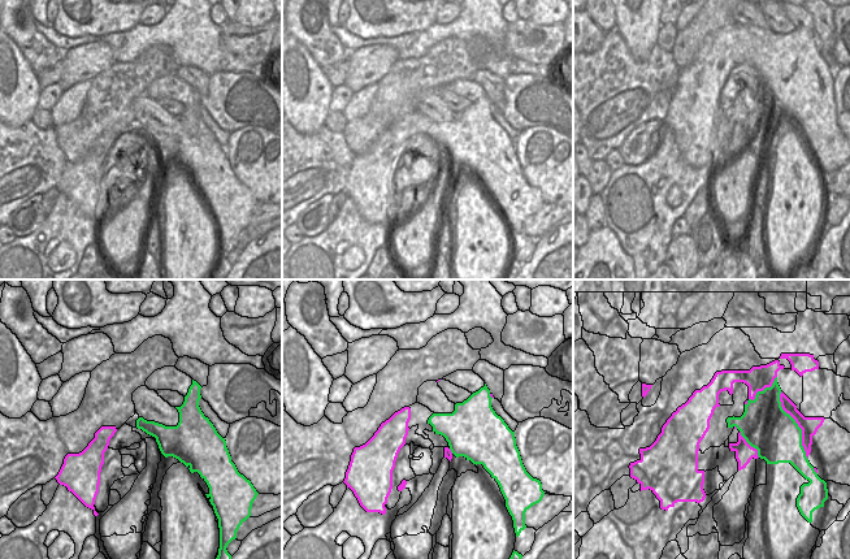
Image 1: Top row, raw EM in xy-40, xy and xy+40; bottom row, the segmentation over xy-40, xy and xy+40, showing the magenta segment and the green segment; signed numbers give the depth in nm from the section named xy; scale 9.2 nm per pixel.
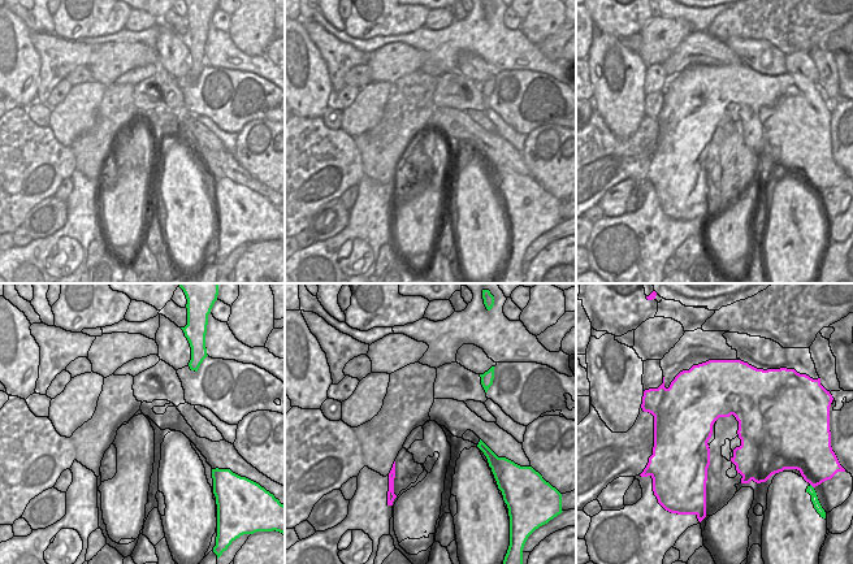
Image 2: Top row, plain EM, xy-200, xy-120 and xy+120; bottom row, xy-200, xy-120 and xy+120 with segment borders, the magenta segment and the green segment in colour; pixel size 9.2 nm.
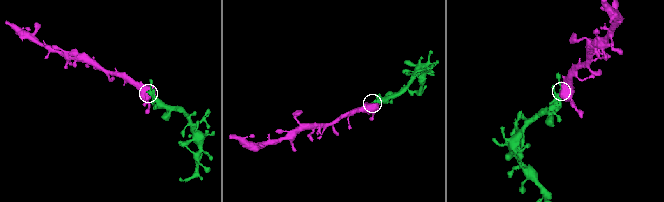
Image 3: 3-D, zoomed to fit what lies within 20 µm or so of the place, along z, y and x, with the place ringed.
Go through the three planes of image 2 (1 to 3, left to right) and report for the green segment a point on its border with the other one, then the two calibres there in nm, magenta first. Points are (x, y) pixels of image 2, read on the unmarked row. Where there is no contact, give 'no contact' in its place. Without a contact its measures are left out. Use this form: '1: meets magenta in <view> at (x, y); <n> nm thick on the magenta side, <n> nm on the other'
1: no contact
2: no contact
3: meets magenta in xy+120 at (812, 194); 360 nm thick on the magenta side, 70 nm on the other

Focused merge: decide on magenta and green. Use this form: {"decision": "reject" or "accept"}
{"decision": "accept"}

